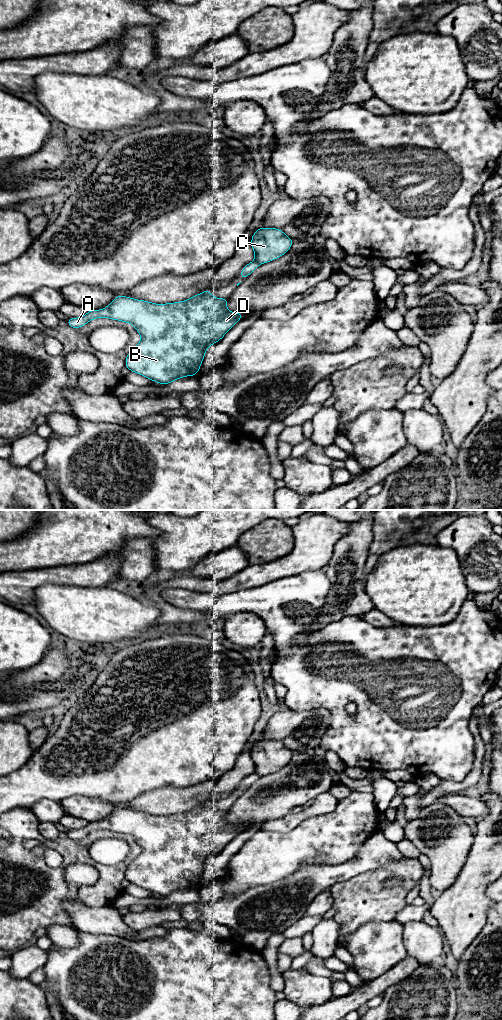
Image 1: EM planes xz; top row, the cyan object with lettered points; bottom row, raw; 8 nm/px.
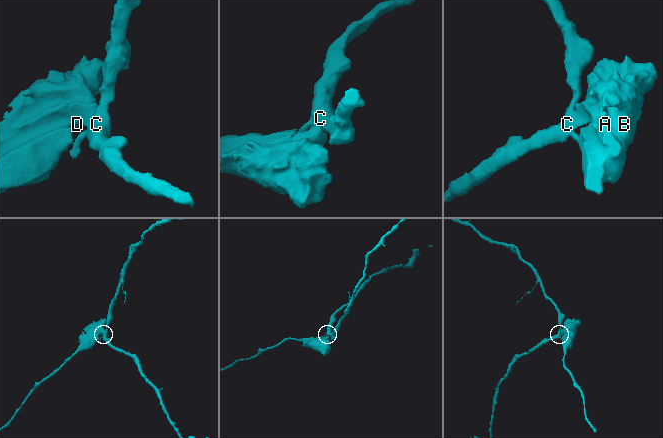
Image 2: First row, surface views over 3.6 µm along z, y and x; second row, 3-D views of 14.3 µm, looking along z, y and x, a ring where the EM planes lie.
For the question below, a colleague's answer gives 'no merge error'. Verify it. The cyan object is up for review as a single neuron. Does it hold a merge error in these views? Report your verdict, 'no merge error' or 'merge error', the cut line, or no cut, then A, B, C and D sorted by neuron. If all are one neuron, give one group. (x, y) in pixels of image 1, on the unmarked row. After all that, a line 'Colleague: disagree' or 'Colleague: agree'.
merge error | xz (255, 772), (259, 776) | A B D / C
Colleague: disagree

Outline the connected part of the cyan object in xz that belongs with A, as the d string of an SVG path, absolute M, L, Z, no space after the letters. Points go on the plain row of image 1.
M210 801L187 812L165 816L117 807L107 819L88 822L86 827L78 830L69 829L67 836L68 839L77 841L97 830L132 836L142 851L126 868L125 879L160 897L166 897L179 890L196 888L206 862L242 832L243 826L228 823L227 815L228 810L215 810Z

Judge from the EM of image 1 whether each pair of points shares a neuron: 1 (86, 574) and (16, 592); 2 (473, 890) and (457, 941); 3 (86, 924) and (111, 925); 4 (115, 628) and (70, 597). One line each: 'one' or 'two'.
1: one
2: one
3: one
4: one

